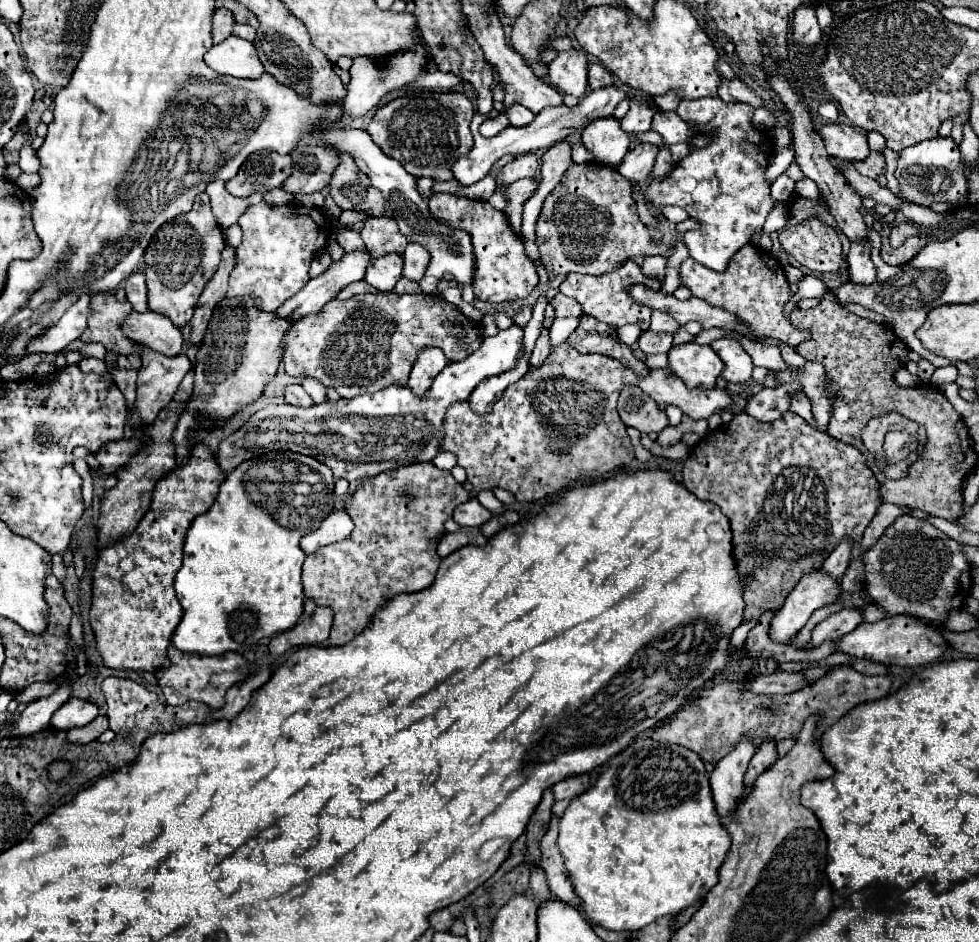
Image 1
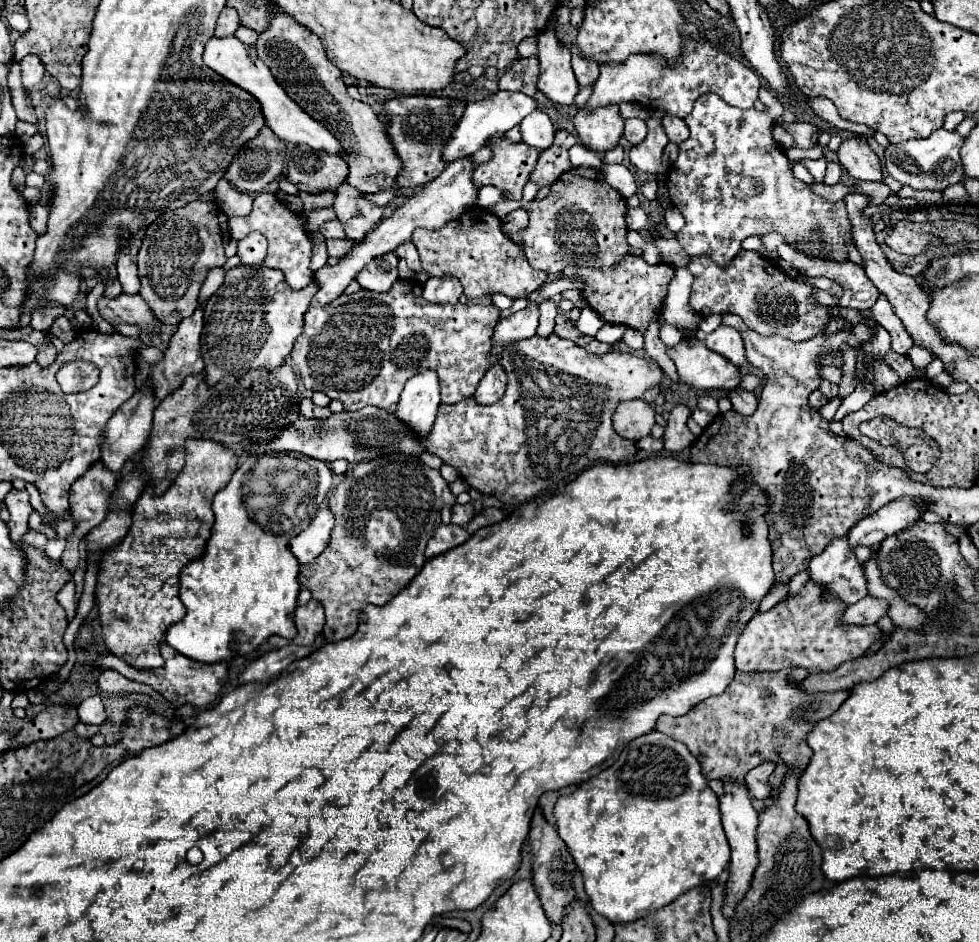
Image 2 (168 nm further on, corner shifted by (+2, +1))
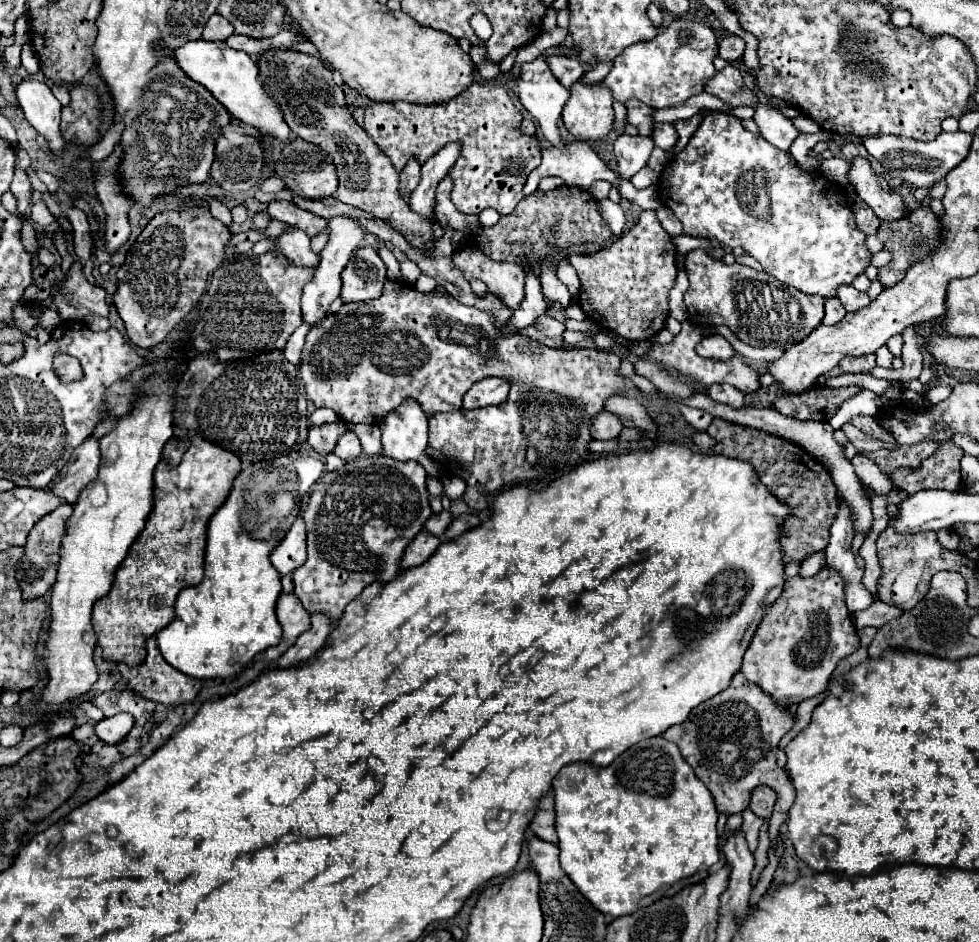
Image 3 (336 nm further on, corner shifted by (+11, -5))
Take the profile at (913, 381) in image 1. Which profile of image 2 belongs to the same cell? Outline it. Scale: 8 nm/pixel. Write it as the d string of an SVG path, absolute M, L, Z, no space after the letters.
M883 360L873 364L873 372L875 372L875 384L873 386L877 392L885 392L885 390L891 390L891 388L901 384L899 376Z

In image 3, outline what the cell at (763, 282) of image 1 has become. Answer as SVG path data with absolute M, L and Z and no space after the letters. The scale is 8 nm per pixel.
M704 250L686 254L686 274L690 288L684 294L688 322L694 326L724 324L754 348L788 348L804 340L824 318L824 298L802 294L792 286L778 282L770 274L756 272L742 264L724 264L712 260Z

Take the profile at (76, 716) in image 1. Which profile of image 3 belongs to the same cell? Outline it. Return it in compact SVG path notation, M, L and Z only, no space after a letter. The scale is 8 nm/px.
M118 714L118 716L96 722L94 730L100 740L104 740L108 744L116 744L126 738L126 734L130 732L132 726L134 726L134 718L130 714Z

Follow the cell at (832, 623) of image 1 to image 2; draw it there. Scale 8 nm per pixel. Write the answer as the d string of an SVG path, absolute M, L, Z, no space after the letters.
M867 596L867 598L859 600L857 604L851 604L845 610L843 622L845 624L875 624L885 614L887 614L887 602Z

